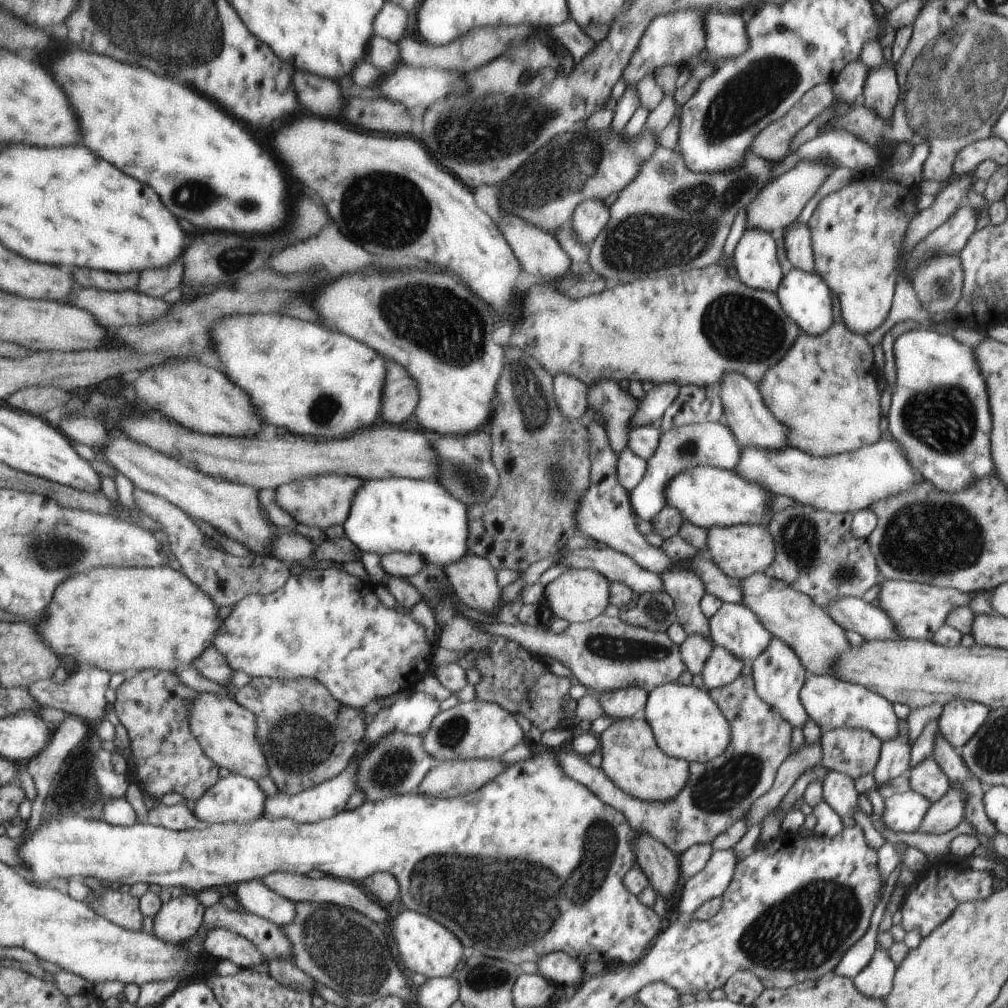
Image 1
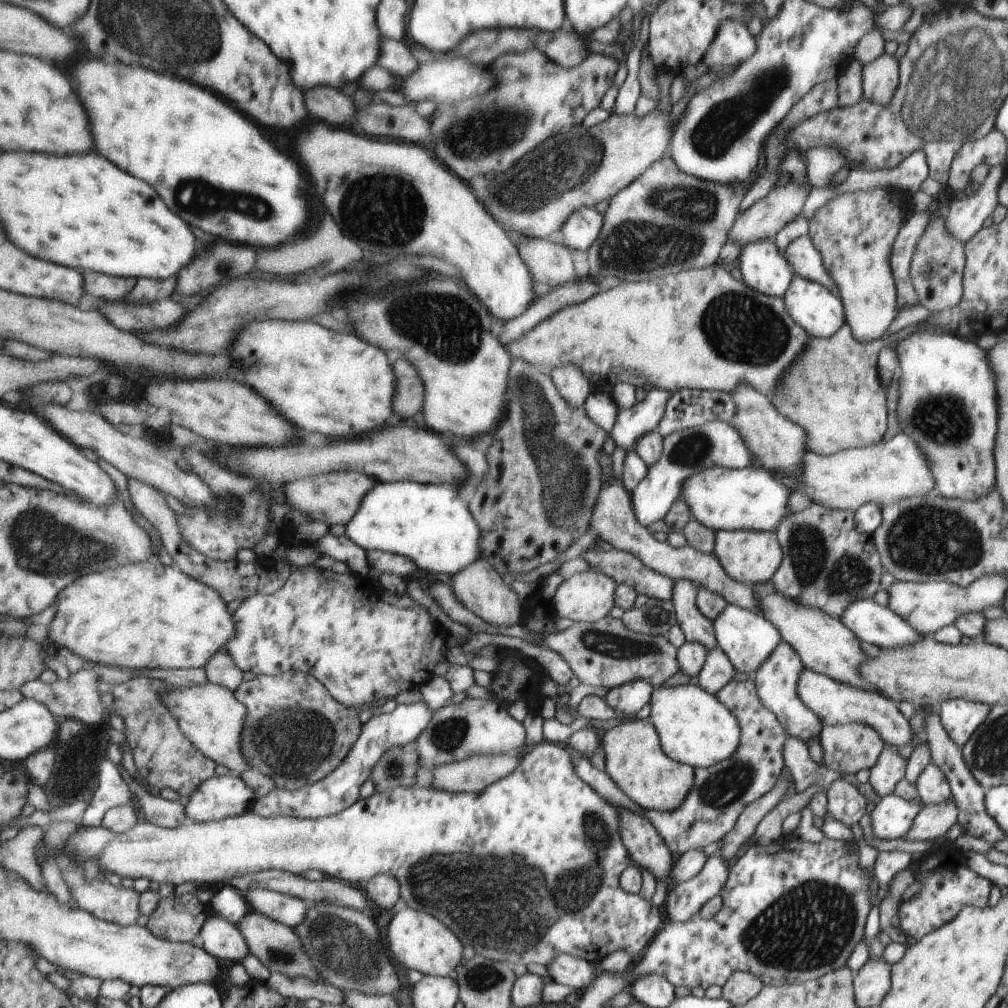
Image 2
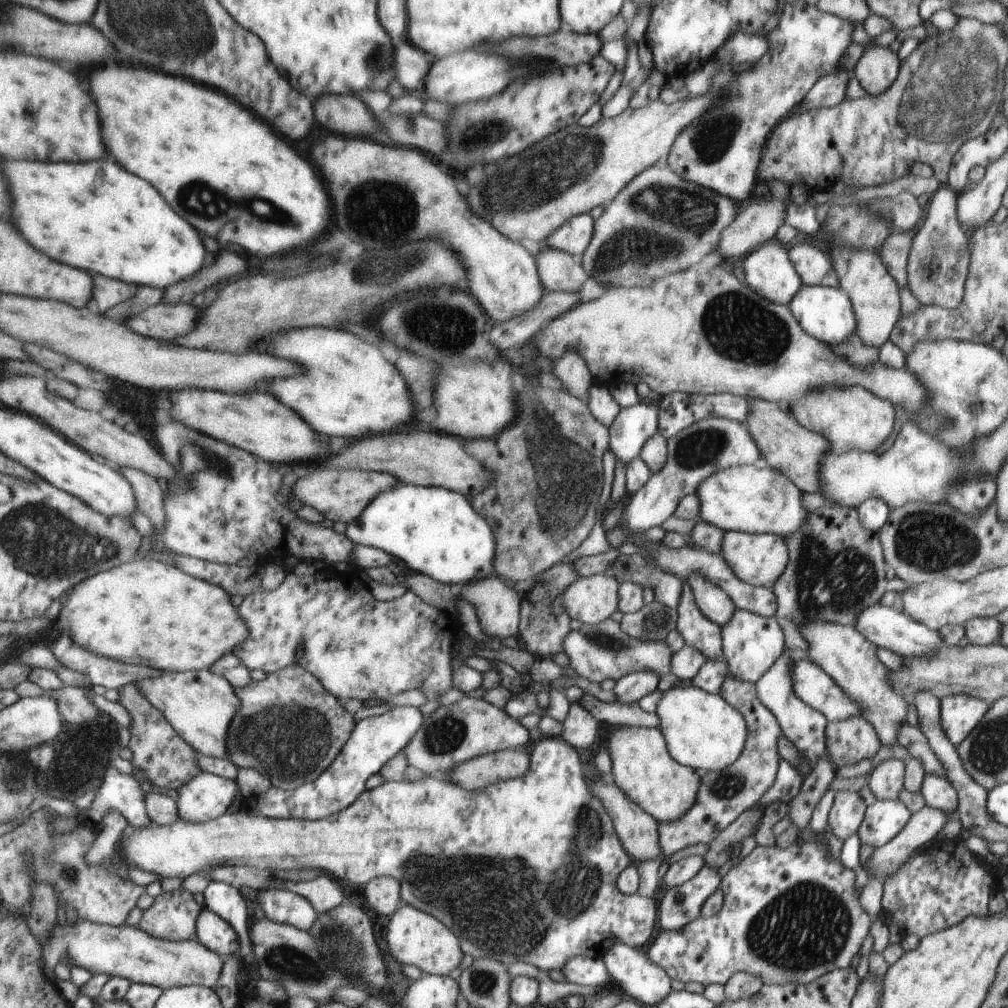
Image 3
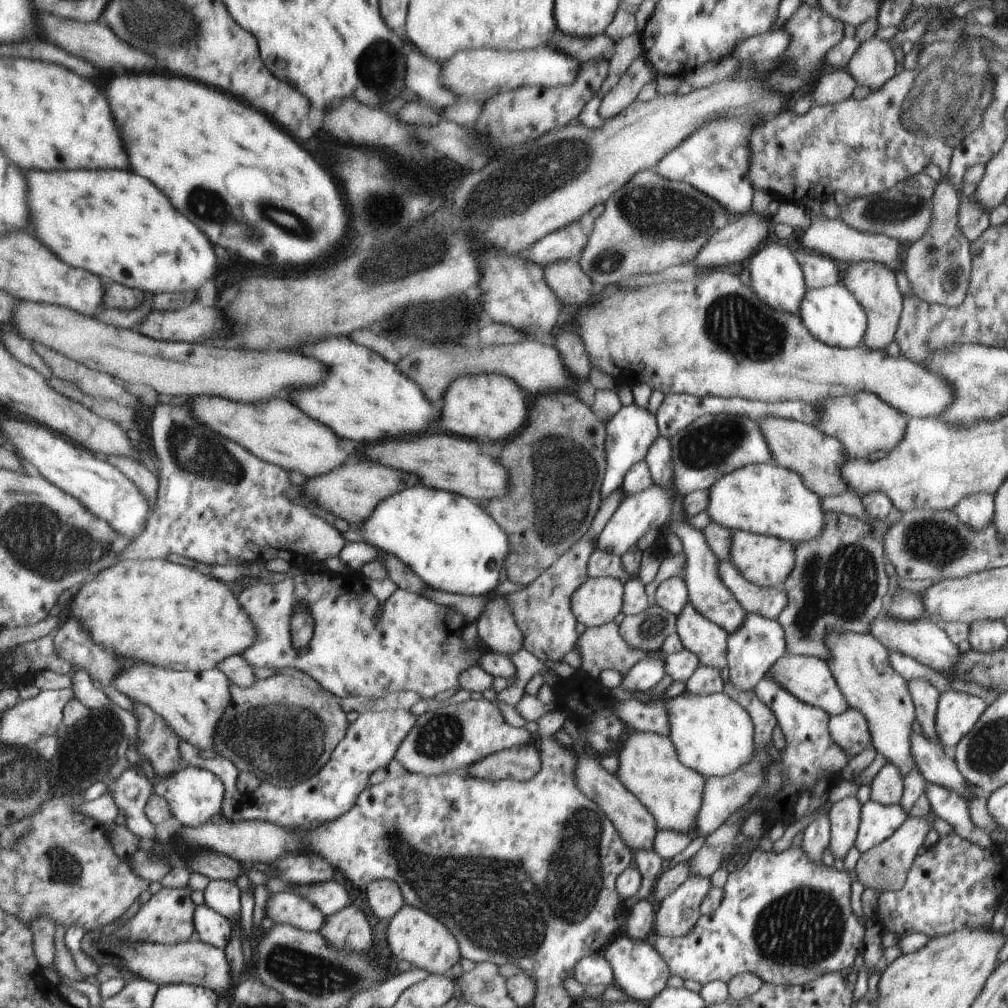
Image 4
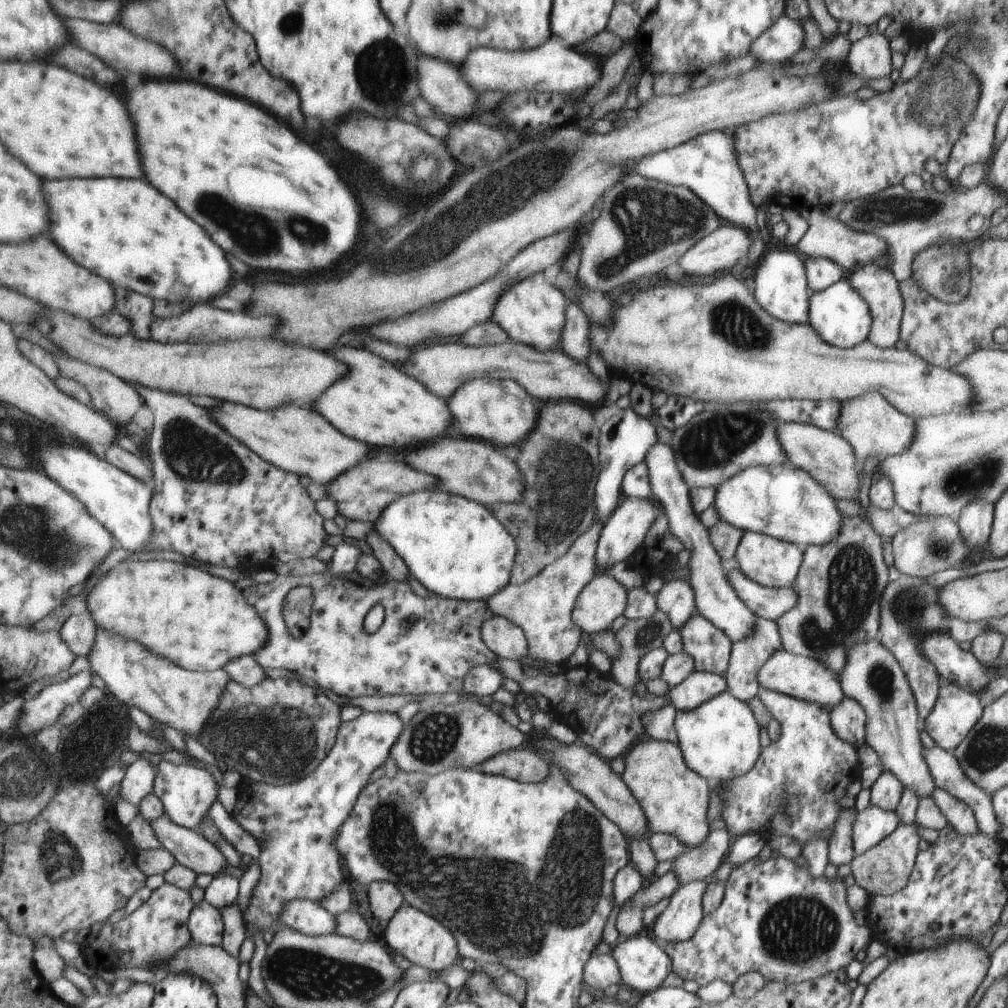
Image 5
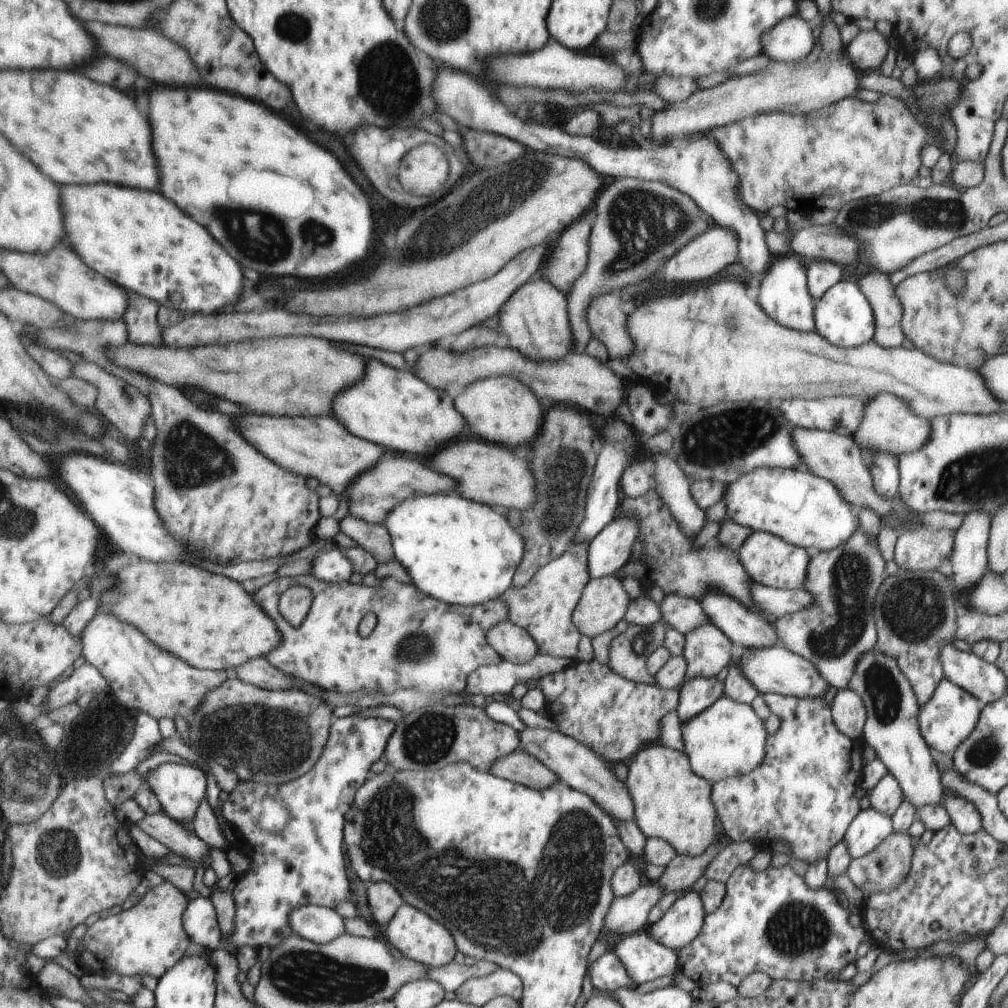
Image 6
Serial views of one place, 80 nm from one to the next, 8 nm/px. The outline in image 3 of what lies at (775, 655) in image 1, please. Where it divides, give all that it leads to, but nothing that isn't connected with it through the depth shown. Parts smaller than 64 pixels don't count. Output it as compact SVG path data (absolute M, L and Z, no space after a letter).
M786 647L774 664L755 682L758 698L764 705L773 711L780 722L781 730L786 737L796 745L799 757L804 757L814 766L818 758L826 757L829 760L828 746L824 746L824 730L828 730L825 714L806 703L793 690L793 669L798 654Z

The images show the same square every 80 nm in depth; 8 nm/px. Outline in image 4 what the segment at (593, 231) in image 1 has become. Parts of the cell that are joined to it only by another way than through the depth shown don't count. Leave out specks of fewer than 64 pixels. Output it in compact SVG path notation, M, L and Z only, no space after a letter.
M574 222L573 225L565 226L564 229L558 229L541 238L525 257L545 268L548 263L580 256L588 239L589 236L582 231L582 226Z

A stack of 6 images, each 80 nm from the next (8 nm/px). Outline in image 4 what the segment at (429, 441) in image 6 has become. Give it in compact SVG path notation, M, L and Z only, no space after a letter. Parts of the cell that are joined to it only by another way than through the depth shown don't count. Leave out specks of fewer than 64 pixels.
M330 336L316 344L304 344L298 352L316 358L329 367L324 382L314 387L294 392L294 402L300 404L314 420L334 429L344 438L356 442L378 442L388 436L400 438L426 430L436 410L426 400L421 387L404 372L380 354L362 344L356 344L350 336Z

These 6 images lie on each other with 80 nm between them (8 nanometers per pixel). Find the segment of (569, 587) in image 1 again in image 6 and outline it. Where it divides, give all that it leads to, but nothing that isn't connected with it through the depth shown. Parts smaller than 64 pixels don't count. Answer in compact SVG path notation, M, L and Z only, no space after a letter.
M616 574L590 579L572 613L572 622L591 639L614 628L626 614L628 592Z

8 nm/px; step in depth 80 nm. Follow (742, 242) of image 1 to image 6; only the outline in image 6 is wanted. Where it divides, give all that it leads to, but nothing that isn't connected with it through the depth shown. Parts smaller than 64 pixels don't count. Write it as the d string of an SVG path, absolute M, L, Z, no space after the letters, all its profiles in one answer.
M792 254L773 257L771 265L760 283L760 293L757 297L758 302L765 307L770 318L782 326L810 332L814 331L816 326L816 316L813 314L816 300L810 296L809 288L806 288L806 271Z

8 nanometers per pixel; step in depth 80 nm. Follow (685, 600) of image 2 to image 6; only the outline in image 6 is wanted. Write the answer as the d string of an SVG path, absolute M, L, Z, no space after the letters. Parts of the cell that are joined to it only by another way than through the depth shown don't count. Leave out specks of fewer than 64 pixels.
M706 621L685 635L683 657L688 662L686 680L716 677L722 668L732 664L733 641L714 623Z

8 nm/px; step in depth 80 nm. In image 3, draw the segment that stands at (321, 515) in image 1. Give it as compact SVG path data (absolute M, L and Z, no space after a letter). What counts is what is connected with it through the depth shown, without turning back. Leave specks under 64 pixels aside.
M316 469L301 476L289 492L303 505L313 506L327 519L335 522L354 522L378 494L392 489L400 481L393 475L362 469Z

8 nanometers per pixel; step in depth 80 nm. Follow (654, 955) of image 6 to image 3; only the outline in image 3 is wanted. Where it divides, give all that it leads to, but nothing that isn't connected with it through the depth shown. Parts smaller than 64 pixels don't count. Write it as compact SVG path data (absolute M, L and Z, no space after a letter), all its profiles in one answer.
M618 943L602 959L609 976L618 982L618 986L626 994L640 1001L643 1005L655 1007L672 991L670 986L672 979L669 977L669 974L664 968L653 962L648 950L644 950L644 948L639 949L626 943Z

